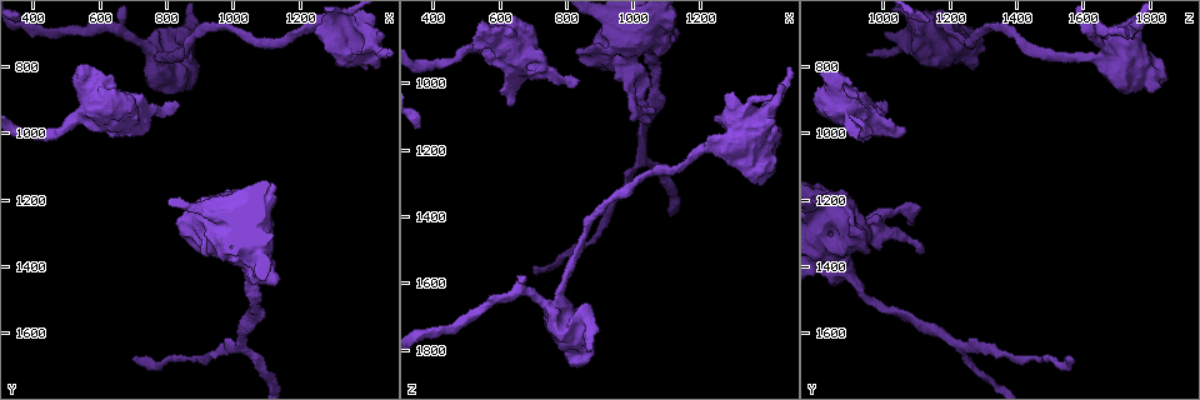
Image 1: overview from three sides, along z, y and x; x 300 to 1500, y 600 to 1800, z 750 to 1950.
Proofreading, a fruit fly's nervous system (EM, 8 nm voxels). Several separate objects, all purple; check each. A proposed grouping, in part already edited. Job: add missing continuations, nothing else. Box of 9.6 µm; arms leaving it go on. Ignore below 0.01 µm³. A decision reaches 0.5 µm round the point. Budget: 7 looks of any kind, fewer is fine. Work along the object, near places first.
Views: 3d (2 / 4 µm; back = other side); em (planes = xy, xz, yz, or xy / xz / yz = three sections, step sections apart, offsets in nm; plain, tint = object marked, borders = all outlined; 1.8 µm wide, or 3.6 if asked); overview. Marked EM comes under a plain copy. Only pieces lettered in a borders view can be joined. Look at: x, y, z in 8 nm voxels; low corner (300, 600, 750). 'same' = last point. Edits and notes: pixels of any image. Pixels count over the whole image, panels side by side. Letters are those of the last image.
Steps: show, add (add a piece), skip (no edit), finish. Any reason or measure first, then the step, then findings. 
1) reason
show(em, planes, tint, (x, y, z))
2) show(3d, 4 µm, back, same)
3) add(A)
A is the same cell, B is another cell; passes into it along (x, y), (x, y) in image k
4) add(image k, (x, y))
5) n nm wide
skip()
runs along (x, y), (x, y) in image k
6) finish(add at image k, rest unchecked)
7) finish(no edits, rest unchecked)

abrupt turn
show(em, planes, borders, (530, 840, 870))

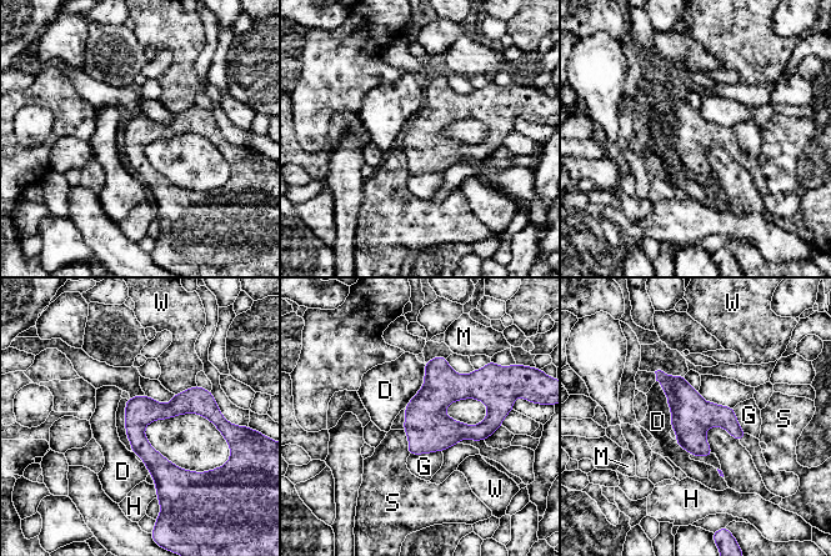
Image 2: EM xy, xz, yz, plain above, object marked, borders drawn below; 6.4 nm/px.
D touches over 340 nm
skip()
D, G, H, M, S and W are other cells; border along (656, 380), (666, 395), (671, 429) in image 2; no lettered piece goes on from it

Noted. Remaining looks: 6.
branch stops here
show(em, planes, borders, (830, 920, 1000))

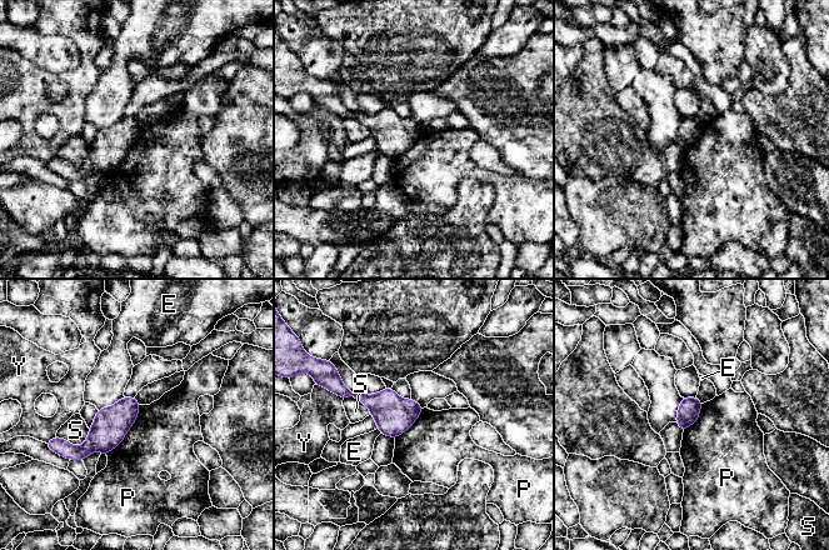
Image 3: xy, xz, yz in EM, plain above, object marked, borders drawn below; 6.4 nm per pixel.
140 nm wide
skip()
E, P, S and Y are other cells; border along (140, 405), (125, 438), (106, 455) in image 3; none of them fits

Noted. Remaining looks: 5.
free end
show(em, planes, tint, (1110, 1460, 850))

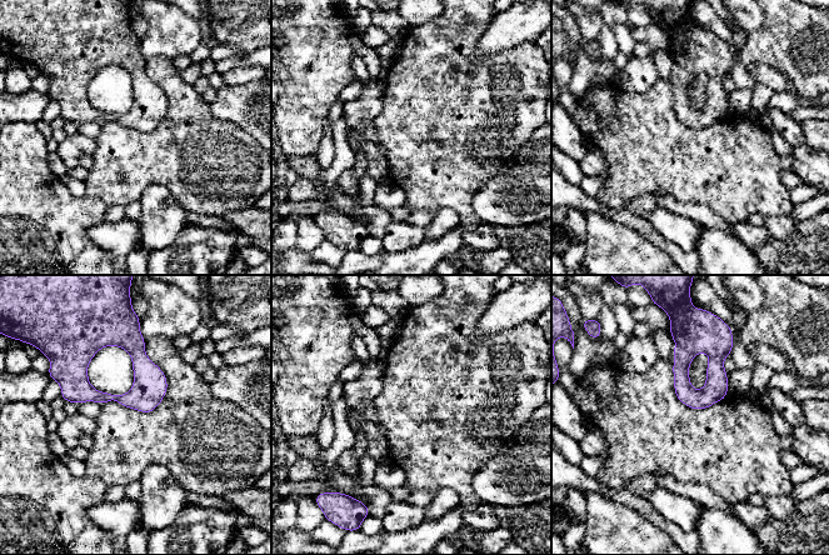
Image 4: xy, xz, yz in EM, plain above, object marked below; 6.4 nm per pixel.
show(em, planes, borders, same)

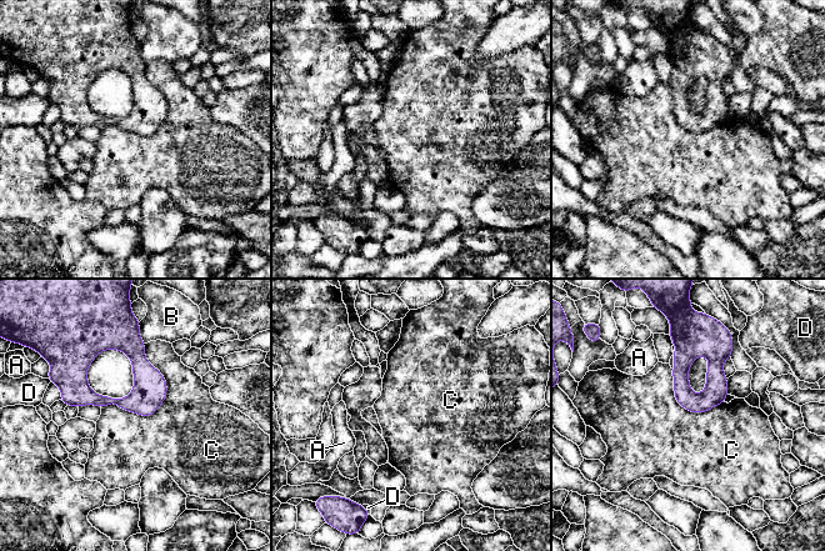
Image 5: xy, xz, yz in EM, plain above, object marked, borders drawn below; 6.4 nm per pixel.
skip()
A, B, C and D are other cells; runs along (64, 387), (116, 401), (164, 391) in image 5; none of them fits

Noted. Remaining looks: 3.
finish(no edits, rest unchecked)

